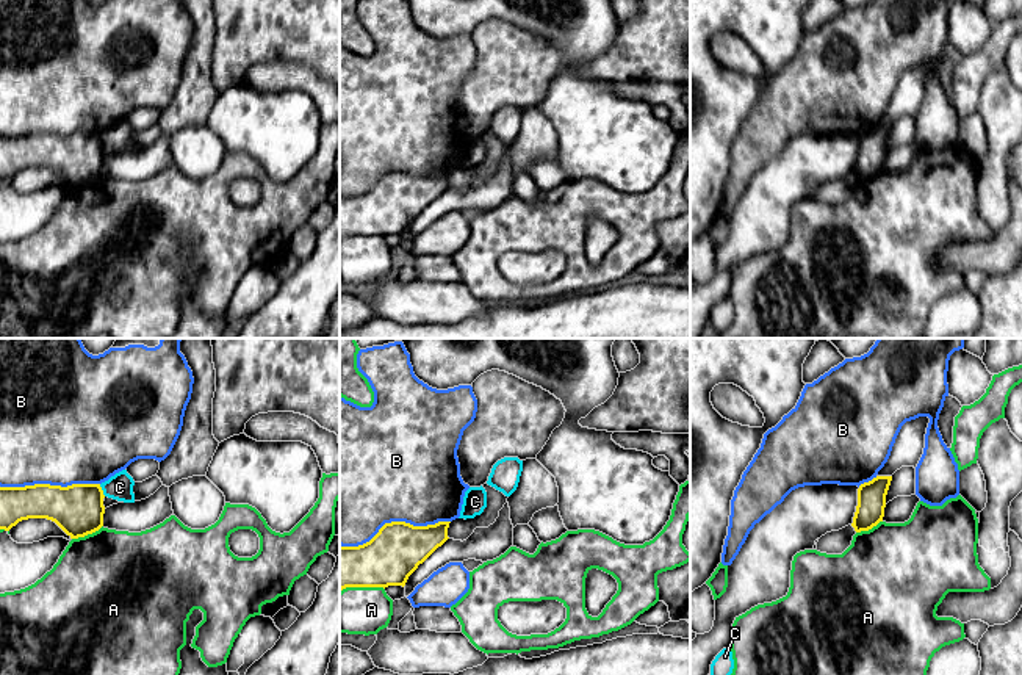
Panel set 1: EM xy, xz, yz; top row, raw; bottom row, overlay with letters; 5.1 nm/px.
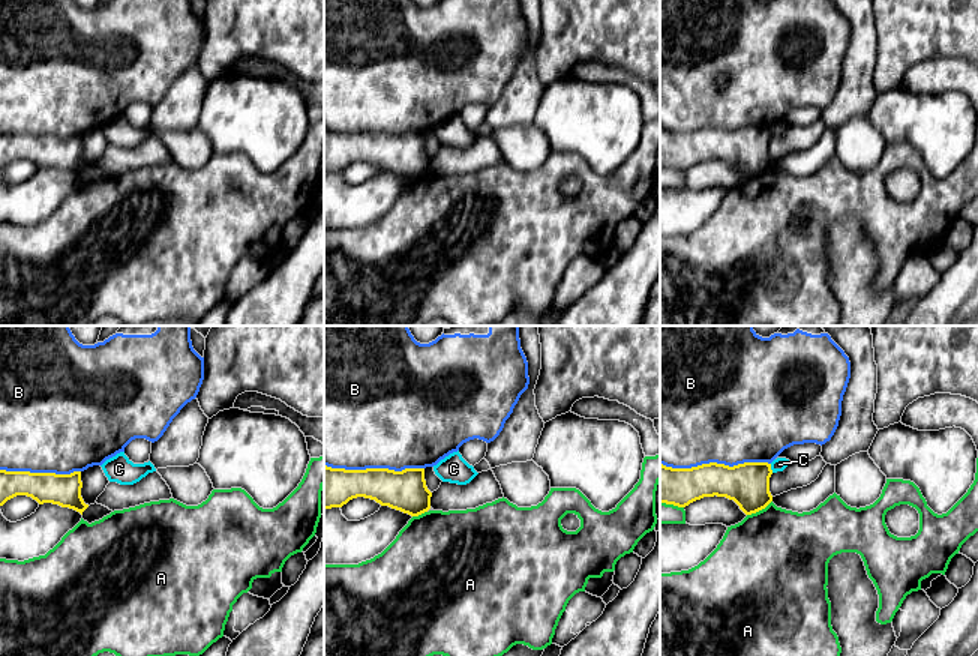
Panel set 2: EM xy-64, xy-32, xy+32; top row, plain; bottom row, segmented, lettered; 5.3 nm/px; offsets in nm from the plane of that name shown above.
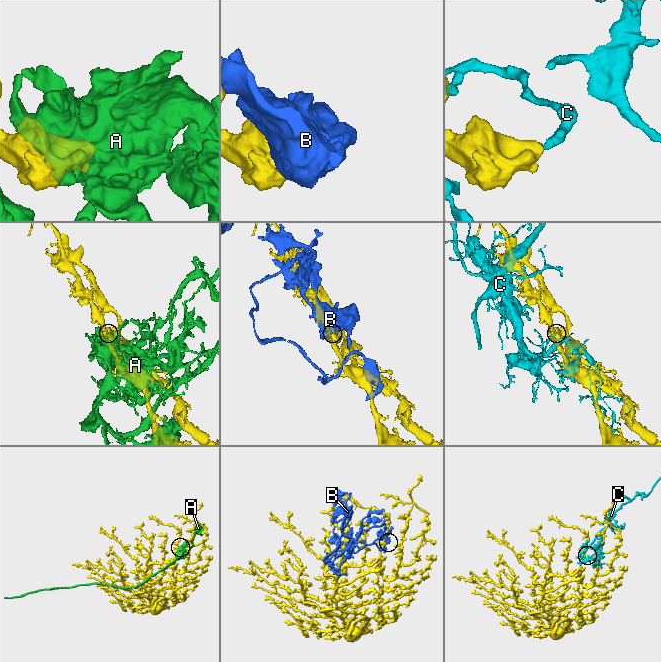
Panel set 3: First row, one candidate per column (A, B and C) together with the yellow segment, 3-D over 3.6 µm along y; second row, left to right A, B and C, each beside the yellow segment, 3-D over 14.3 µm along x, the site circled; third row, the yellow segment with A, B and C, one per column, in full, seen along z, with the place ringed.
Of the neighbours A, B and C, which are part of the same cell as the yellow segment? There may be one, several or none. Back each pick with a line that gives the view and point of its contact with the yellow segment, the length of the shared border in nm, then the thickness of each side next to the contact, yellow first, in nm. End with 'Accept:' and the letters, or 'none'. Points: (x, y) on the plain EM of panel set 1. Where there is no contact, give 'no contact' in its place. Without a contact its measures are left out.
Accept: none

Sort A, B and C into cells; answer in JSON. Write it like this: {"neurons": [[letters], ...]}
{"neurons": [["A"], ["B"], ["C"]]}

